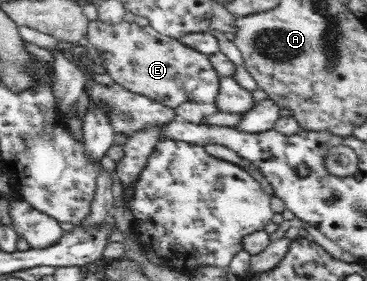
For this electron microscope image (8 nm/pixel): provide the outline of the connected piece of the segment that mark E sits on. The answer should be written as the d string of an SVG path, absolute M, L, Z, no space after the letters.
M103 19L91 21L86 42L102 58L101 64L113 81L138 94L145 94L164 106L177 108L187 102L216 103L220 92L220 76L210 55L203 54L178 38L171 38L153 26L134 22L110 23Z

